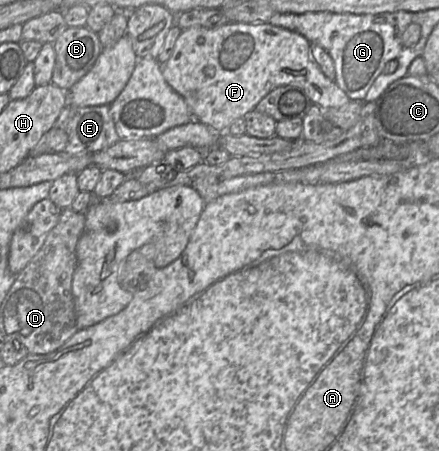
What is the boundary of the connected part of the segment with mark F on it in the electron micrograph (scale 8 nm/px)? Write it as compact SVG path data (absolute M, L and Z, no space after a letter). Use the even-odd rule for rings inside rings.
M228 23L217 28L194 26L181 32L171 57L161 64L161 71L169 86L184 98L194 120L226 133L233 122L253 111L268 93L281 86L302 88L313 104L323 108L341 107L350 101L335 81L323 74L310 54L310 47L301 34L270 23Z

